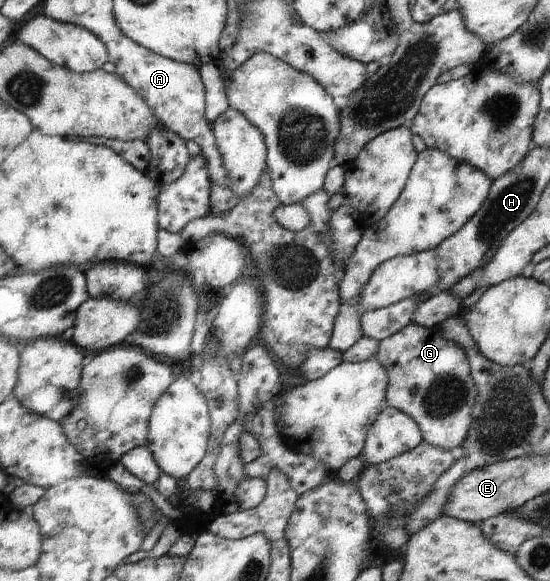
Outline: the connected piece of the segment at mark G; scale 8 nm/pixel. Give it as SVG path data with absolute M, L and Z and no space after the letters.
M411 322L389 338L379 341L375 357L388 372L385 391L388 406L410 416L419 425L423 441L446 451L457 452L470 430L472 410L478 395L465 351L457 343L447 340L439 327L425 328Z

